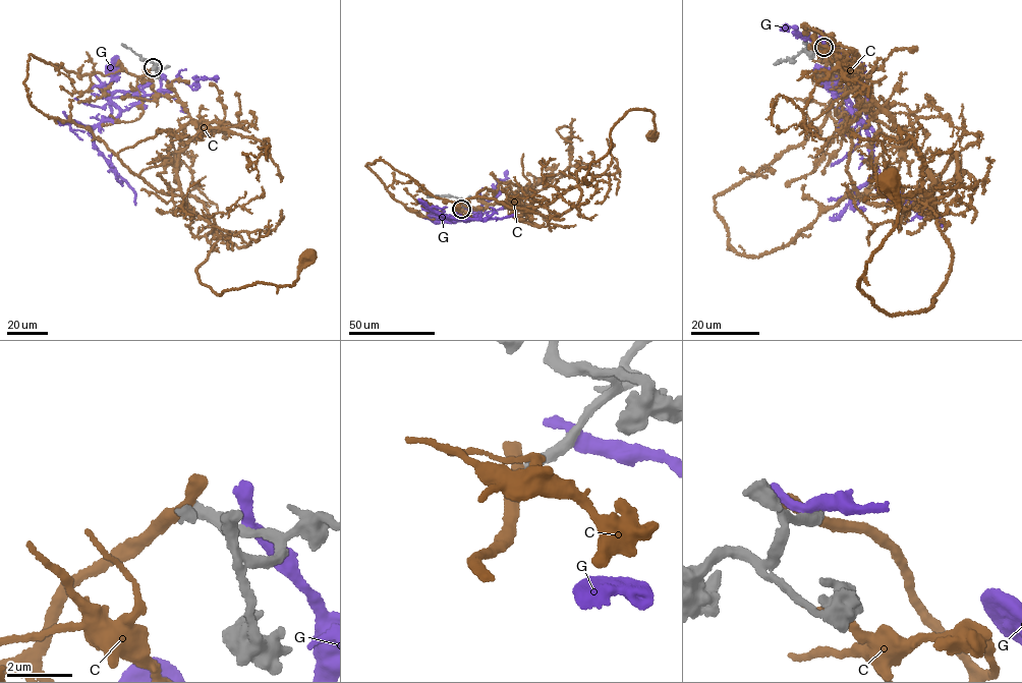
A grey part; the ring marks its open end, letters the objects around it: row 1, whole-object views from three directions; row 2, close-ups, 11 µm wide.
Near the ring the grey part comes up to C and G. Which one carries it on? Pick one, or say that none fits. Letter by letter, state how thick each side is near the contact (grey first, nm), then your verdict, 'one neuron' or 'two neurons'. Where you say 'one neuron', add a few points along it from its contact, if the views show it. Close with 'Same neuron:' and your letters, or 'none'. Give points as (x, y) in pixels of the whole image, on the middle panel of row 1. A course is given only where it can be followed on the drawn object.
C: calibres 360 and 480 nm; two neurons
G: calibres 320 and 340 nm; two neurons
Same neuron: none

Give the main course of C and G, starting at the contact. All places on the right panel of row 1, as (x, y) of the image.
C: (824, 47), (822, 122), (715, 196), (728, 245), (895, 202), (908, 144), (932, 305), (859, 289), (887, 181)
G: (822, 47), (837, 49), (860, 74), (857, 115), (842, 96), (841, 80), (835, 74), (833, 78)

